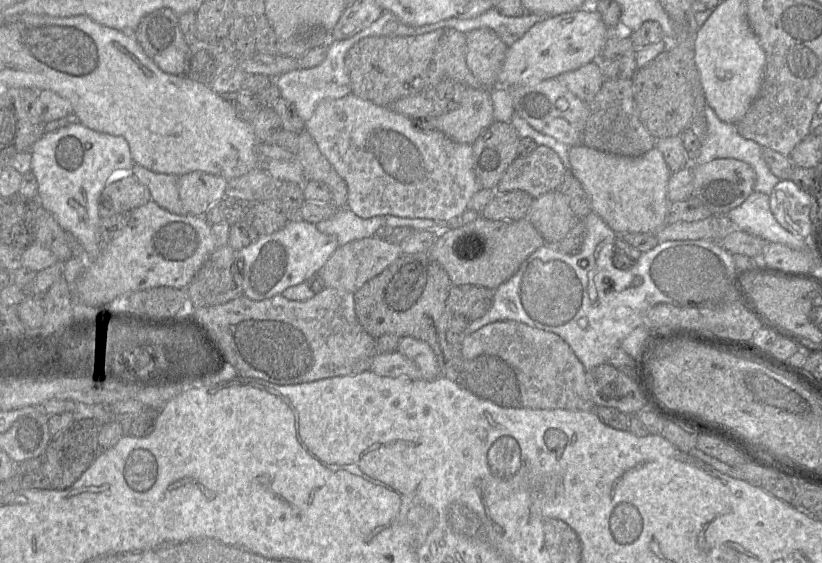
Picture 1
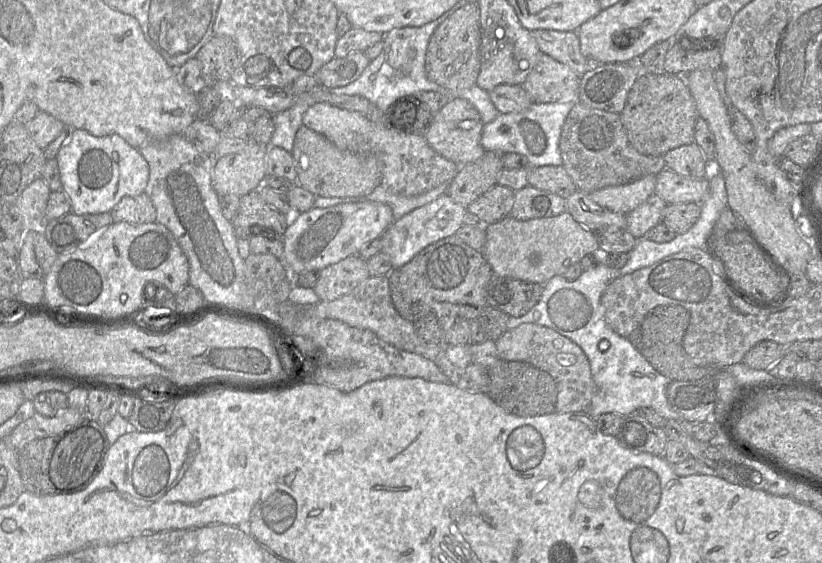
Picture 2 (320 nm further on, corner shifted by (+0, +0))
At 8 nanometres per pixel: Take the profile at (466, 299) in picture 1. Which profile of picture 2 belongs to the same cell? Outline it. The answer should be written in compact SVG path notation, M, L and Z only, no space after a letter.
M493 277L487 286L486 307L510 317L525 315L540 300L543 285L513 278Z

